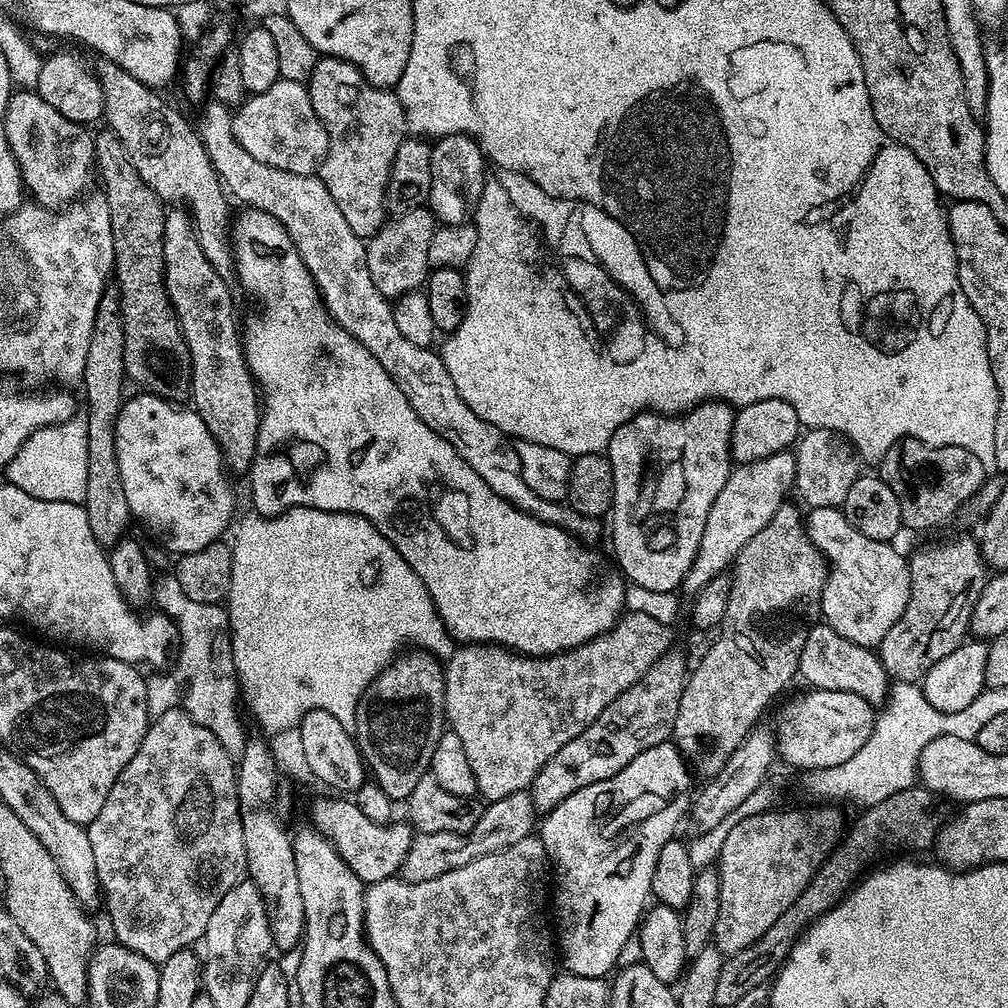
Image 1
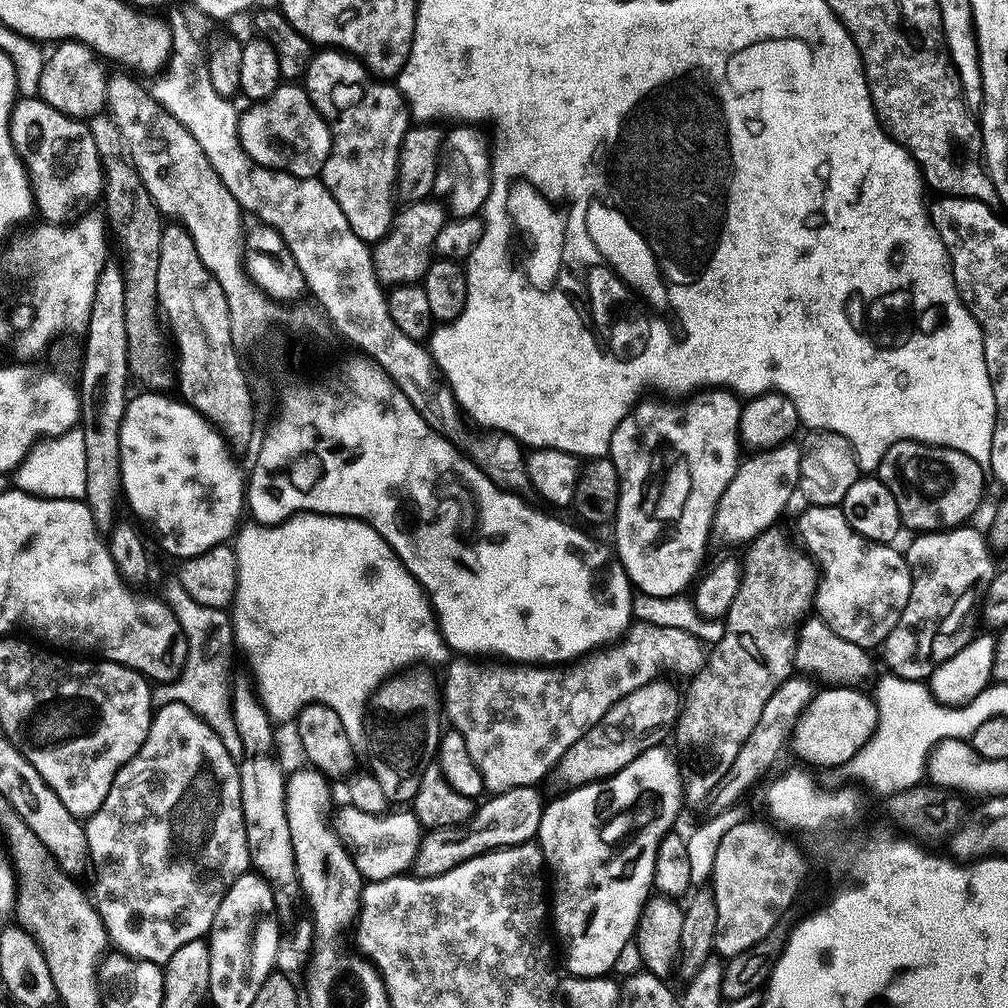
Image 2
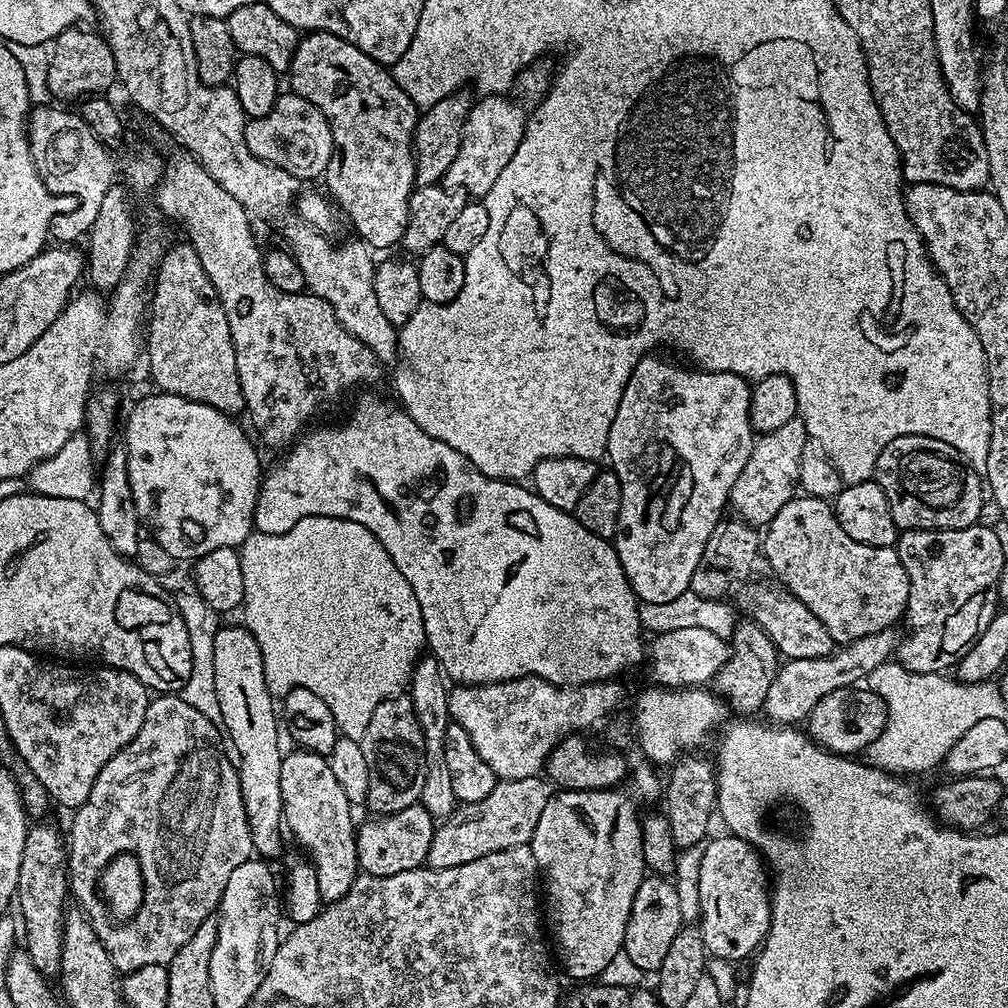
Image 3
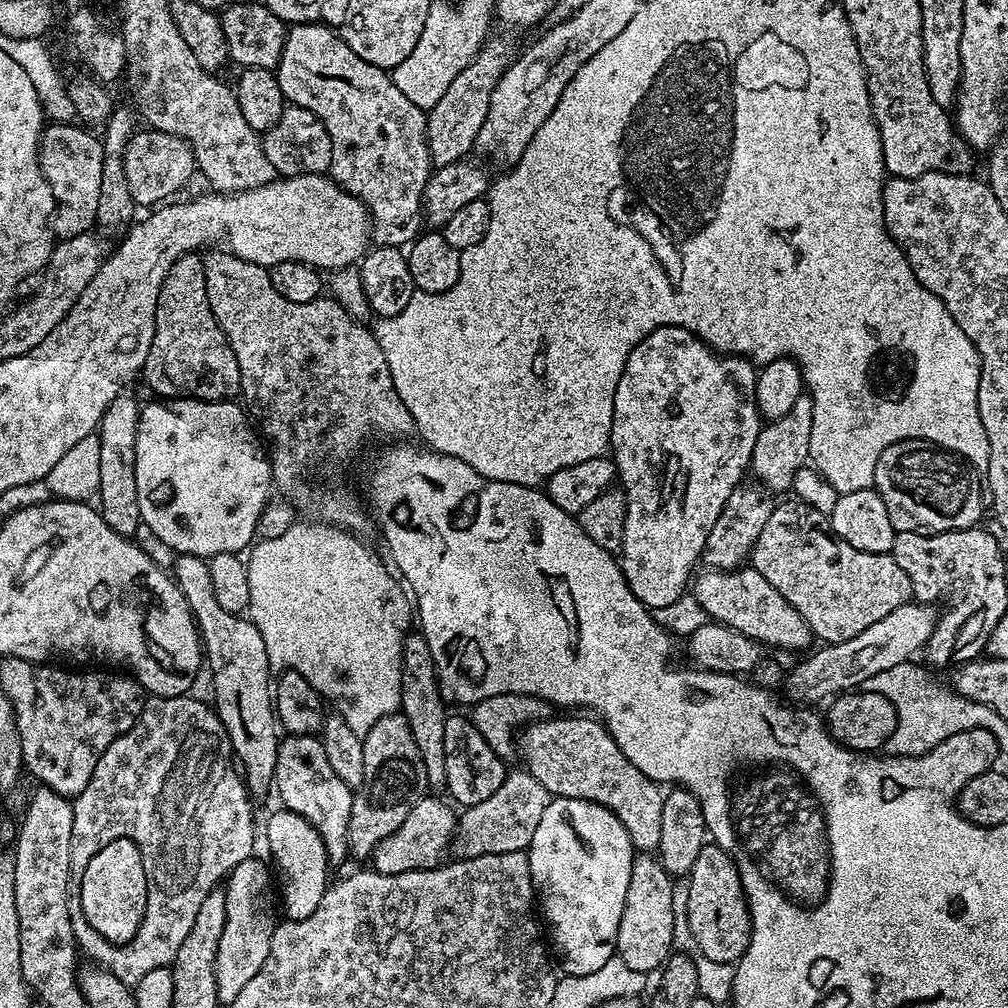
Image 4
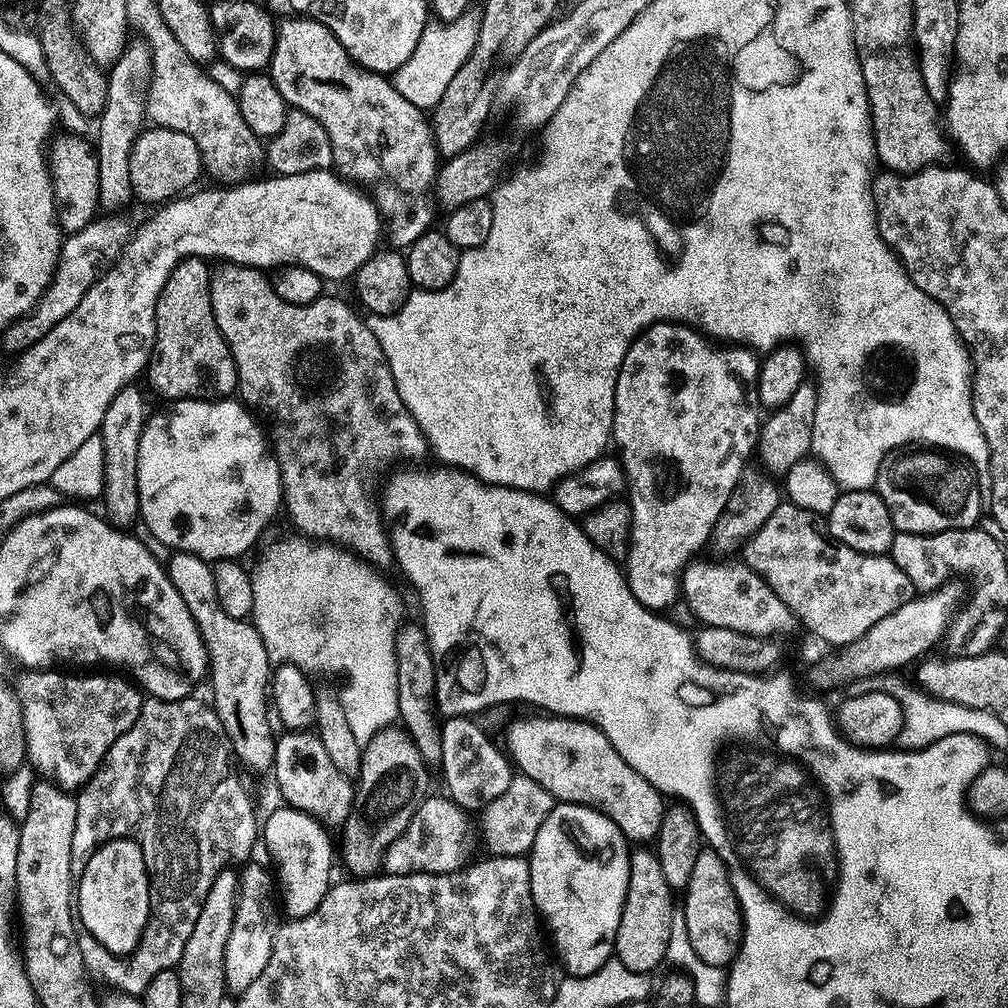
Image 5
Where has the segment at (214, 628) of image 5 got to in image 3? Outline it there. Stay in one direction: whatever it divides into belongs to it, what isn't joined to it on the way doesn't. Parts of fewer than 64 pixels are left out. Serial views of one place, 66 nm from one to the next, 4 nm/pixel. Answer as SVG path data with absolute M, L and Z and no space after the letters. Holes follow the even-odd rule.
M221 626L218 630L214 641L214 684L218 690L218 706L222 710L219 723L230 741L230 747L238 750L242 758L238 771L246 822L250 826L252 851L257 857L273 858L272 856L278 855L283 850L285 836L282 831L284 824L282 802L284 756L282 751L280 752L282 728L278 723L277 705L276 708L272 705L273 694L266 686L262 650L258 650L258 642L247 628Z

